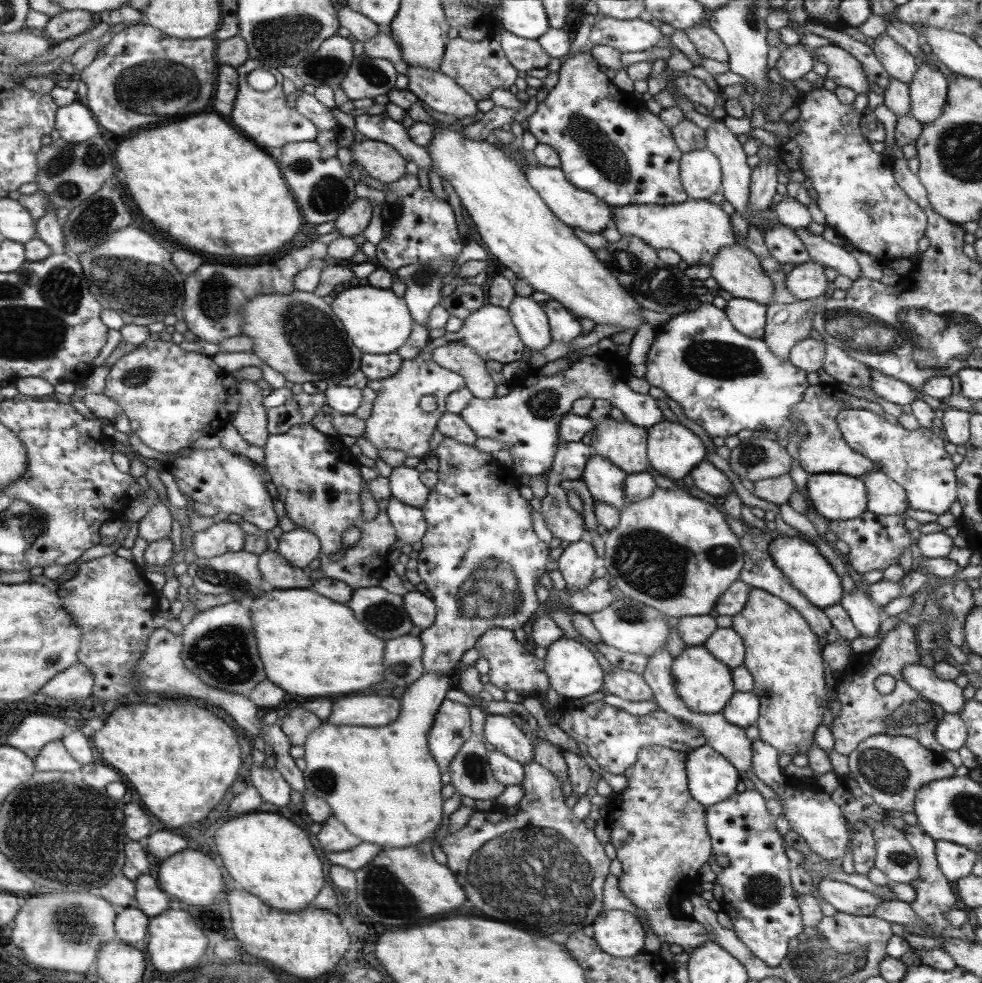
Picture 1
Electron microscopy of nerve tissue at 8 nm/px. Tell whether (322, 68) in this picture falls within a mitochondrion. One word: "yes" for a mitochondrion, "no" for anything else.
yes

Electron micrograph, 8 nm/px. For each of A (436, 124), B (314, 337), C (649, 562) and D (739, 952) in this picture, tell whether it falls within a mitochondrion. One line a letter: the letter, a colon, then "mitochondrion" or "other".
A: other
B: mitochondrion
C: mitochondrion
D: other

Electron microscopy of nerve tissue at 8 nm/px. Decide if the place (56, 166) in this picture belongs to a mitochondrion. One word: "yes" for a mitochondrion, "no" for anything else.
yes

